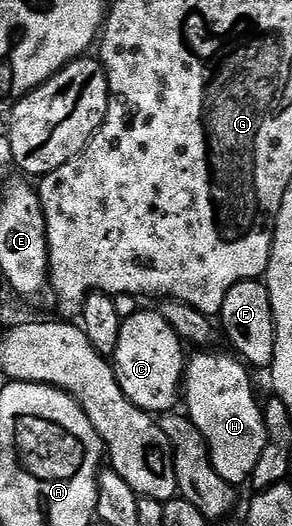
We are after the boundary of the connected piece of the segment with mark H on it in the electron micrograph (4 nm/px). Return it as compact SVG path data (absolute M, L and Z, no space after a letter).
M201 350L197 352L198 356L188 357L183 381L183 412L205 441L219 478L234 486L248 485L252 481L255 465L259 463L259 454L263 454L266 442L265 414L259 400L257 404L256 394L253 393L250 369L236 355L224 356L223 353L215 351L217 350Z

